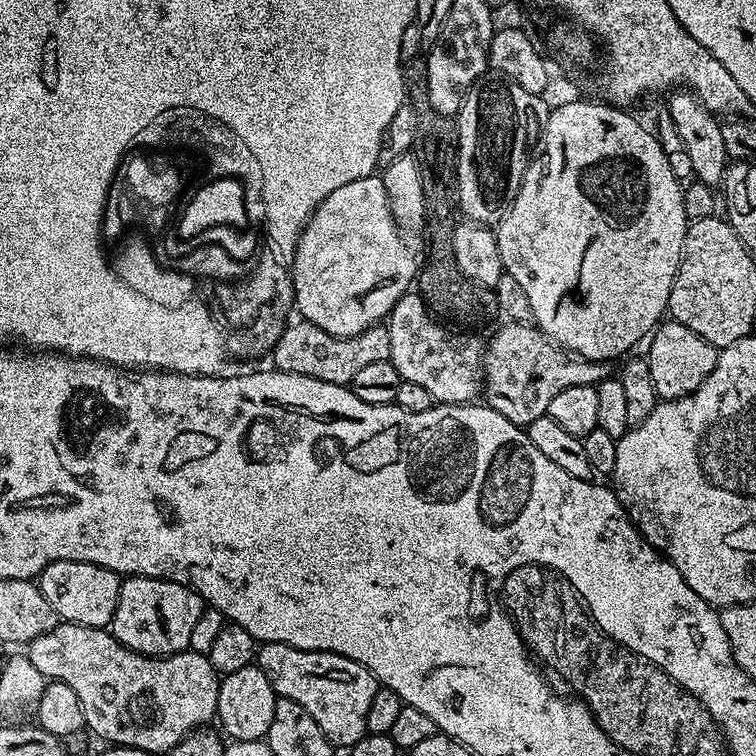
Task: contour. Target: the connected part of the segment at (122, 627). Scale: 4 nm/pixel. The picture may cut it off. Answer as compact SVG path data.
M130 576L120 585L118 606L110 631L131 652L143 656L173 656L189 651L190 633L206 605L200 595L173 580L155 580L149 576Z

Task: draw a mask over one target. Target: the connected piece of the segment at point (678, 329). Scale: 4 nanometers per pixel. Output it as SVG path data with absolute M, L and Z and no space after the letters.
M671 318L665 319L651 333L647 344L646 359L650 366L650 378L654 381L654 390L660 400L677 400L698 390L698 386L702 386L702 382L710 378L716 365L718 349L698 334L694 334L694 330Z

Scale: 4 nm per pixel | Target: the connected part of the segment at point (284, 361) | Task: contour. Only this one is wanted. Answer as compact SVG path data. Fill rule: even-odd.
M297 319L297 324L284 328L280 337L275 337L271 345L271 367L286 374L302 374L306 378L318 378L331 384L351 385L354 374L358 370L370 366L374 362L390 360L390 334L383 323L367 328L362 334L354 334L350 338L342 338L334 334L326 334L322 326L314 326L308 320Z

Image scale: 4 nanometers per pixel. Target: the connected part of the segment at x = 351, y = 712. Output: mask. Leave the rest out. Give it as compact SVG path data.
M264 642L259 645L255 663L268 674L268 681L272 683L277 697L293 700L302 705L337 749L352 749L368 732L366 710L370 710L370 701L374 699L378 681L371 670L362 667L357 660L339 656L337 652L303 652L302 649L294 648L290 644Z

